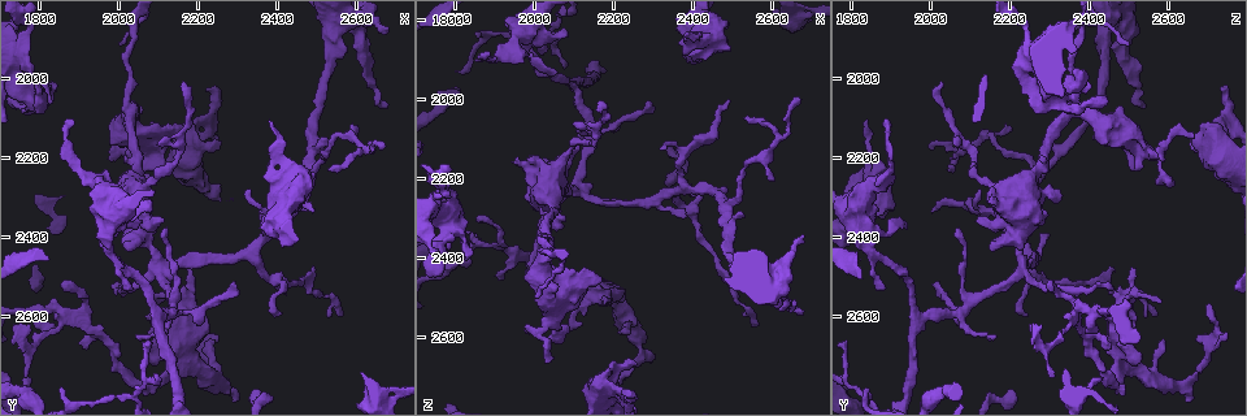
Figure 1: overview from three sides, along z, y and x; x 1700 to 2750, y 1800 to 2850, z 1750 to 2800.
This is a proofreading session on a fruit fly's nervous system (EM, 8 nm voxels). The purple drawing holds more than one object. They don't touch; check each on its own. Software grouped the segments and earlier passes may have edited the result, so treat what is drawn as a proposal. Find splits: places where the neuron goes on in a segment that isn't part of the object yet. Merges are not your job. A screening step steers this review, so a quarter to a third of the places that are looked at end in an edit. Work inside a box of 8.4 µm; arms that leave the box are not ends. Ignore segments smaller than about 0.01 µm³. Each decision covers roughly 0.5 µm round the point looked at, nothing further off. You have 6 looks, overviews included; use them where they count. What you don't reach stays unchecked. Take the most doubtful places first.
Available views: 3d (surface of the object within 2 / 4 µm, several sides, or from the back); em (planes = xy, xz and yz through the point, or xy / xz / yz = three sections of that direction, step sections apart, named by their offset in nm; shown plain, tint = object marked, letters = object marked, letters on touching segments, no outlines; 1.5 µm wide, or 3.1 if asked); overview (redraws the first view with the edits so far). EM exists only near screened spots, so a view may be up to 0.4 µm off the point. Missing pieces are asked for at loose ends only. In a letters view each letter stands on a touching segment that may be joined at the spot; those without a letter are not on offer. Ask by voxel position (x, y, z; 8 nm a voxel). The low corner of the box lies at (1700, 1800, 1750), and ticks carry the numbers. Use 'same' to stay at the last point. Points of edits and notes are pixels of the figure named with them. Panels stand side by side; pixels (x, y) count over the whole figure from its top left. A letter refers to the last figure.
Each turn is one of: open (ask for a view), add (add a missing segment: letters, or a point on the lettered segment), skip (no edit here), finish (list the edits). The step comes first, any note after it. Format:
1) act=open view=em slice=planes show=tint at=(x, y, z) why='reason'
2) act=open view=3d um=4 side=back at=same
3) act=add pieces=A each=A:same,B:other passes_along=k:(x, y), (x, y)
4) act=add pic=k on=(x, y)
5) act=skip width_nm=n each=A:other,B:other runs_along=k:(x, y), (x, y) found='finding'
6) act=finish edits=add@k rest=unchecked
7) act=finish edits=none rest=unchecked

act=open view=em slice=xy step=8 show=letters at=(2180, 2485, 2515) why='branch stops here'

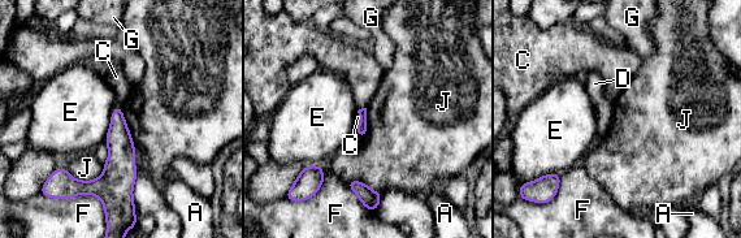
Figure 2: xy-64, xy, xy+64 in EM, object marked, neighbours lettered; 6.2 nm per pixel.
act=open view=em slice=planes show=letters at=same

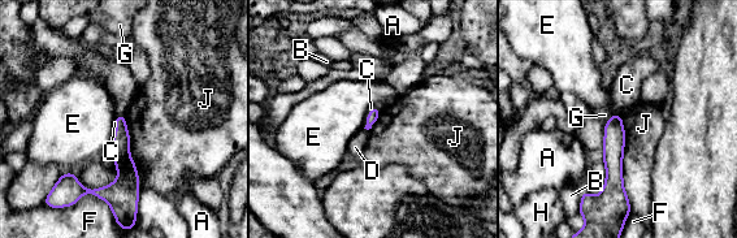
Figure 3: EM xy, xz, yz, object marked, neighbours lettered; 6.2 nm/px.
act=skip each=A:other,B:other,C:other,D:other,E:other,F:other,G:other,H:other,J:other border=3:(116, 115), (125, 117) found='no lettered segment goes on from it'

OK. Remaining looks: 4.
act=open view=em slice=xy step=4 show=tint at=(1950, 2300, 2160)

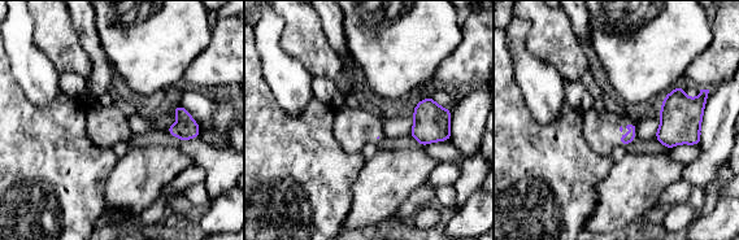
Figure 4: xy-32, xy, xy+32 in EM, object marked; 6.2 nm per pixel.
act=open view=em slice=xy step=4 show=letters at=same why='what lies round it'

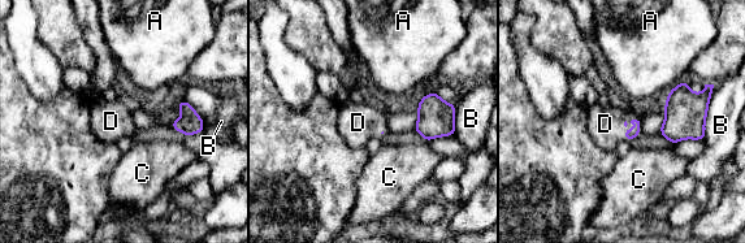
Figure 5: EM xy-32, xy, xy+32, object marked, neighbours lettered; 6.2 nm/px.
act=add pieces=D each=A:other,B:other,C:other,D:same passes_along=5:(628, 135), (626, 126), (605, 124) found='the neuron continues'

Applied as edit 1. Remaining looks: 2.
act=open view=em slice=xz step=8 show=tint at=(2250, 2160, 2675) why='free end'

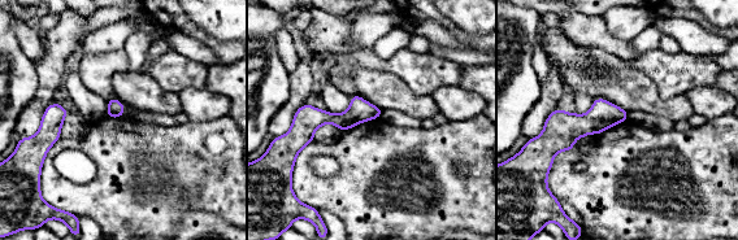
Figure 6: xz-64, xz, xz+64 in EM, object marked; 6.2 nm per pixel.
act=open view=em slice=planes show=letters at=same

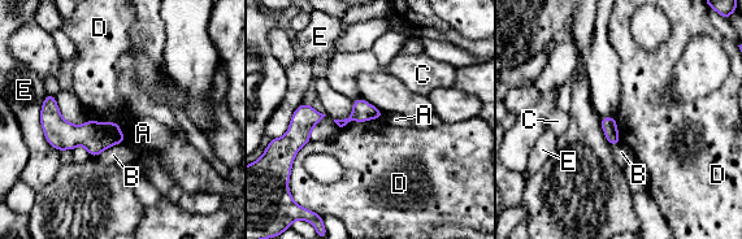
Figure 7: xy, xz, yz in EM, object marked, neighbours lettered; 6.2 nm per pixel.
act=skip each=A:other,B:other,C:other,D:other,E:other border=7:(380, 118), (348, 121), (341, 127) found='no lettered segment goes on from it'

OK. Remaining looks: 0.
act=finish edits=add@5 rest=unchecked

